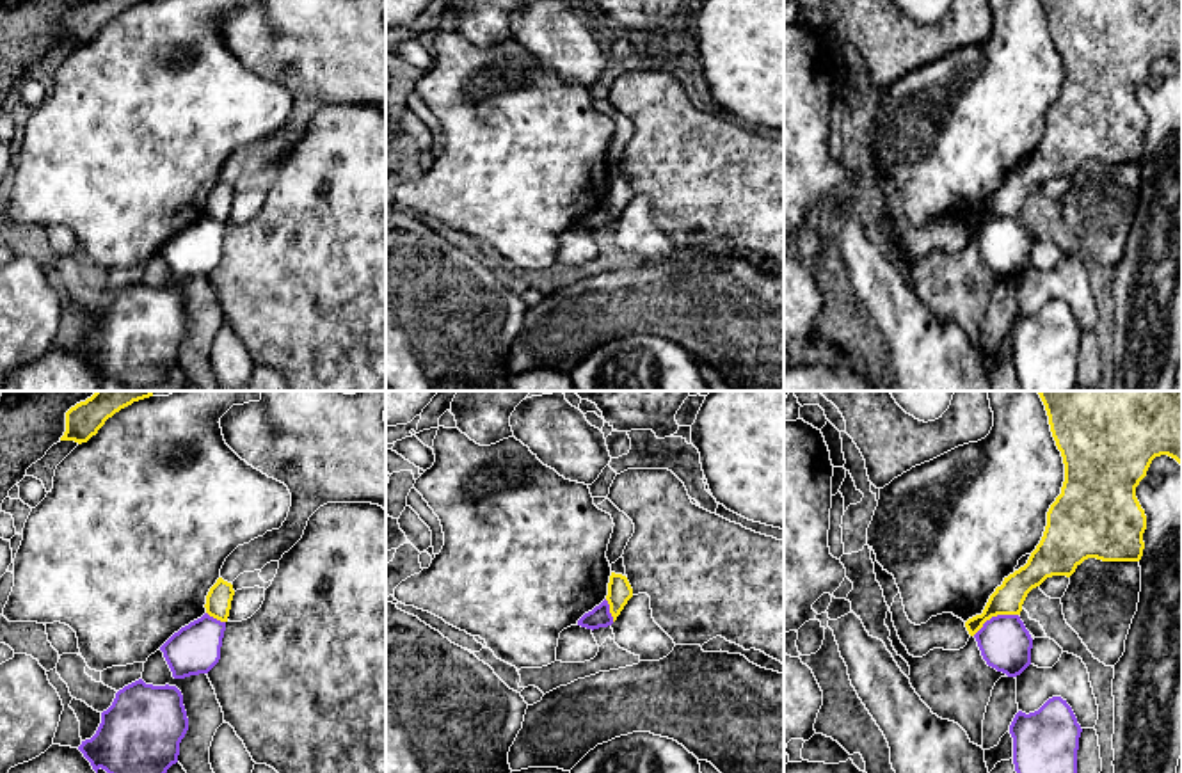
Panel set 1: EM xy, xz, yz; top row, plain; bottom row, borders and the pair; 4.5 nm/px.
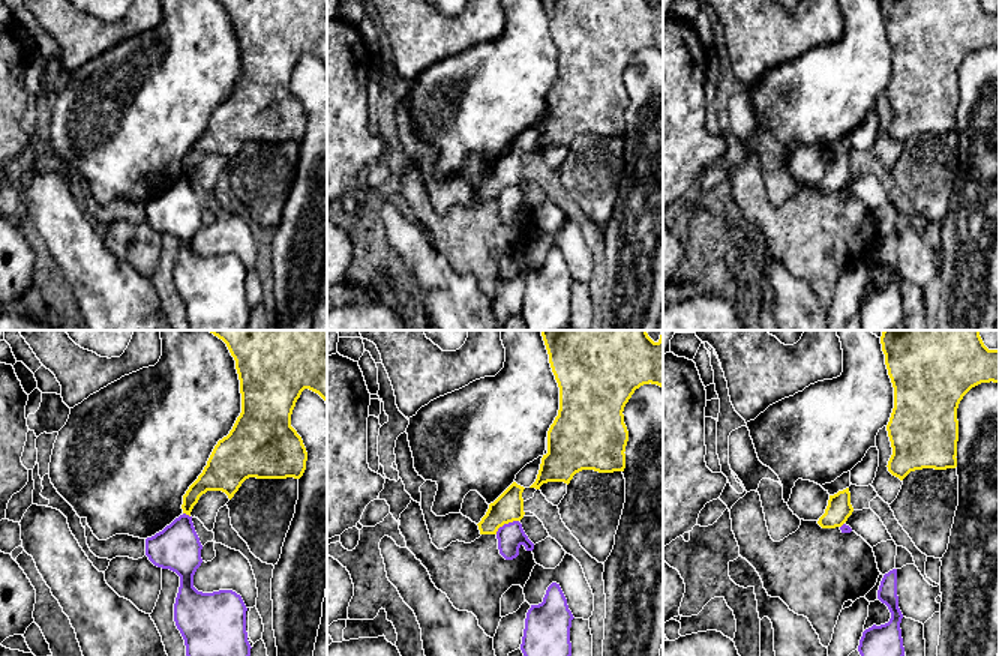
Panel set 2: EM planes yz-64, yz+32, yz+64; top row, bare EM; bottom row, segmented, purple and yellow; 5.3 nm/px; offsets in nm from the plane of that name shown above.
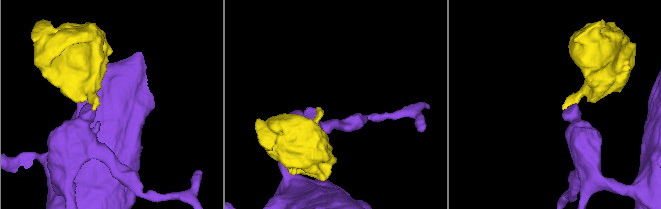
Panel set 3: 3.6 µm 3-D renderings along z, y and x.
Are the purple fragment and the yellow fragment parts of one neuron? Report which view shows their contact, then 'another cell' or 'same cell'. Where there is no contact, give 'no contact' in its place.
yz | another cell

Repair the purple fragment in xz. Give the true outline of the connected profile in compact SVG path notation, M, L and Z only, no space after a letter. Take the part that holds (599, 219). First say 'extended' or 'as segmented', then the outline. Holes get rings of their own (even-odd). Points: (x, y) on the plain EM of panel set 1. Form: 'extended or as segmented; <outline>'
as segmented; M606 201L578 222L578 227L592 233L599 229L608 229L611 226L613 226L613 219L610 215L610 206Z

